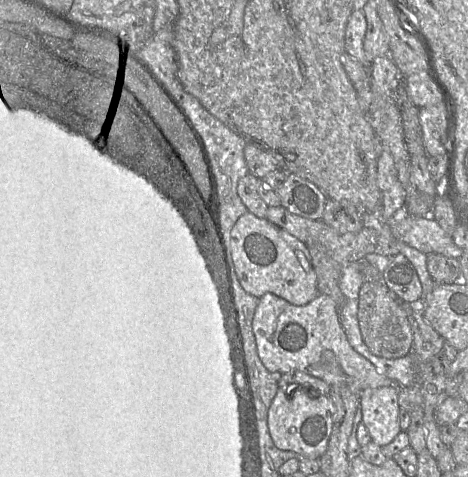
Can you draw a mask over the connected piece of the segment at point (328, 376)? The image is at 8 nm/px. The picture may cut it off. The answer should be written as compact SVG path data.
M266 293L259 300L252 324L258 355L270 372L286 374L301 371L331 386L347 383L355 391L398 385L379 373L368 359L353 349L341 325L338 304L326 294L319 293L308 304L296 306L279 296Z

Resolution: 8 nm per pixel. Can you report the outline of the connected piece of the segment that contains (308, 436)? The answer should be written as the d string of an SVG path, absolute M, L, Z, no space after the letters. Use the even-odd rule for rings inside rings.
M279 387L268 411L268 428L274 445L306 459L317 459L326 452L332 433L336 407L330 395L310 395L304 387Z

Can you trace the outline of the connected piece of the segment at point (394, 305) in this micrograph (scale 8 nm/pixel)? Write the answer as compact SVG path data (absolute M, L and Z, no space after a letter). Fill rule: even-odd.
M365 281L359 292L358 323L362 338L376 356L393 359L412 351L413 333L404 303L383 281Z

